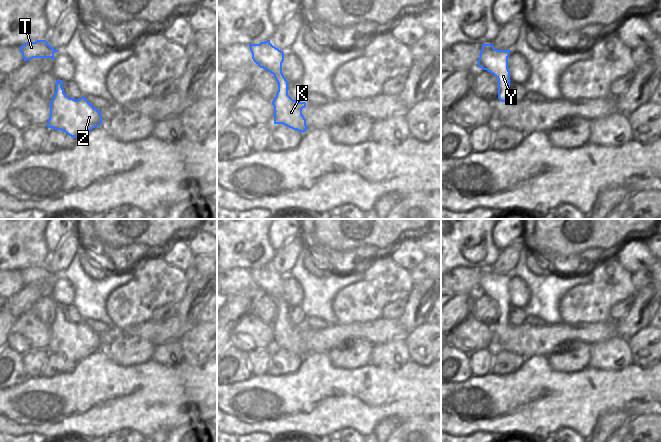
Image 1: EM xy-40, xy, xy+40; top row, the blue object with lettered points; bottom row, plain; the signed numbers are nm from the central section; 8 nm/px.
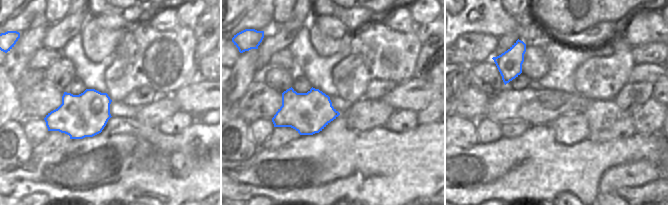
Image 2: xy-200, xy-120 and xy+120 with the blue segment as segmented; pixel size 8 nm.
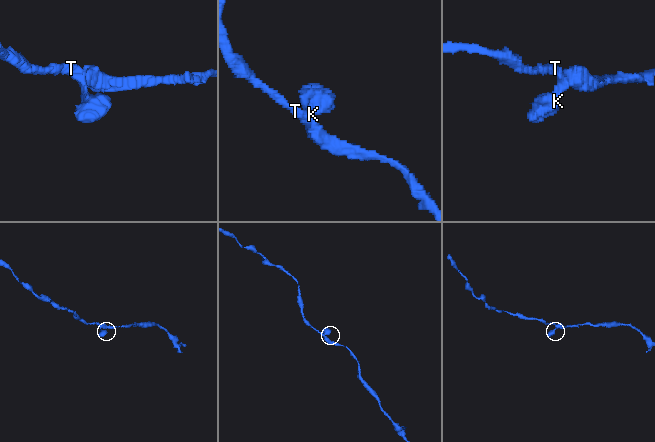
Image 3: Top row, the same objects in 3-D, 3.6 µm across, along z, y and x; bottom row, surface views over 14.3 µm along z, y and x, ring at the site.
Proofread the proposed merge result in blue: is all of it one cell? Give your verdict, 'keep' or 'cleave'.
keep

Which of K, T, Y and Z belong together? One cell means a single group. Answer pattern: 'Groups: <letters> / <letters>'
Groups: K T Y Z

